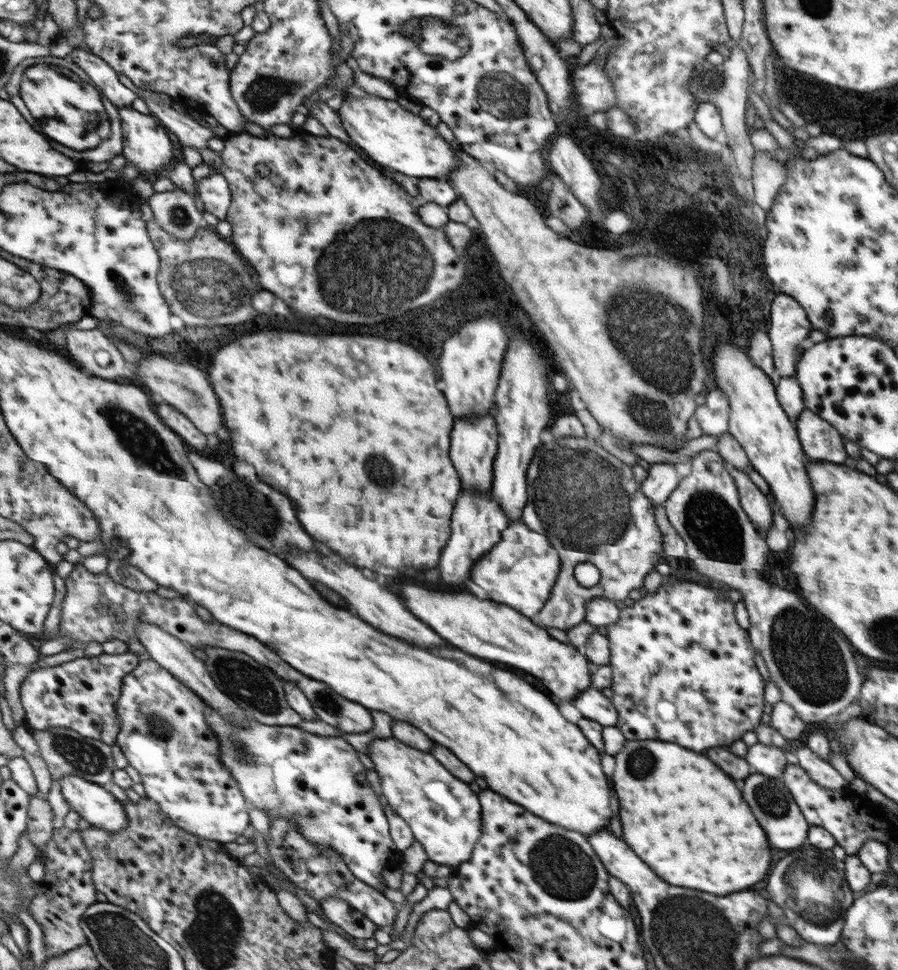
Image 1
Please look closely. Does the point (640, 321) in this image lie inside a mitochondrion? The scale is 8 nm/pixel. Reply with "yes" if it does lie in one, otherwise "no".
yes

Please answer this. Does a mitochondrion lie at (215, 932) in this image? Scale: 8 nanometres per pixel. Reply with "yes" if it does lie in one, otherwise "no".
yes

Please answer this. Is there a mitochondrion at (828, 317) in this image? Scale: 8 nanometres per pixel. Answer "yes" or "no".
no

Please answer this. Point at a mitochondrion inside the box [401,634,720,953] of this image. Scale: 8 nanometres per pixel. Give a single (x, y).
(559, 866)

